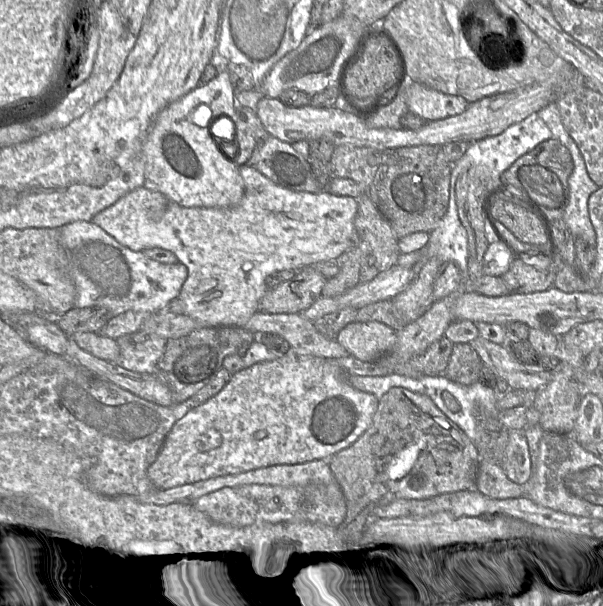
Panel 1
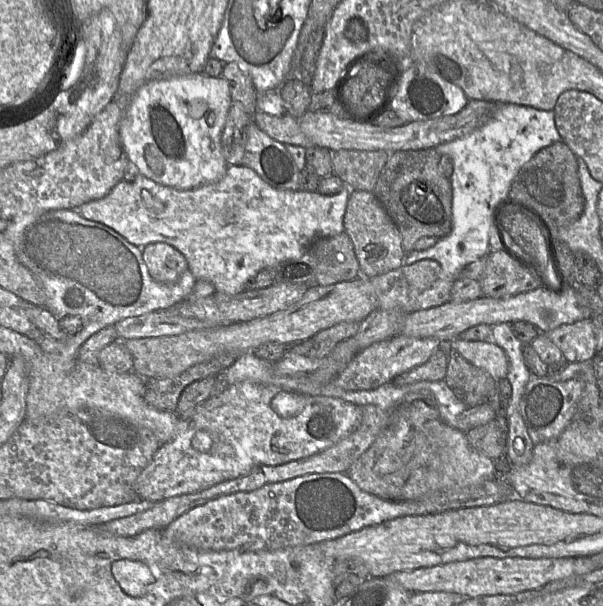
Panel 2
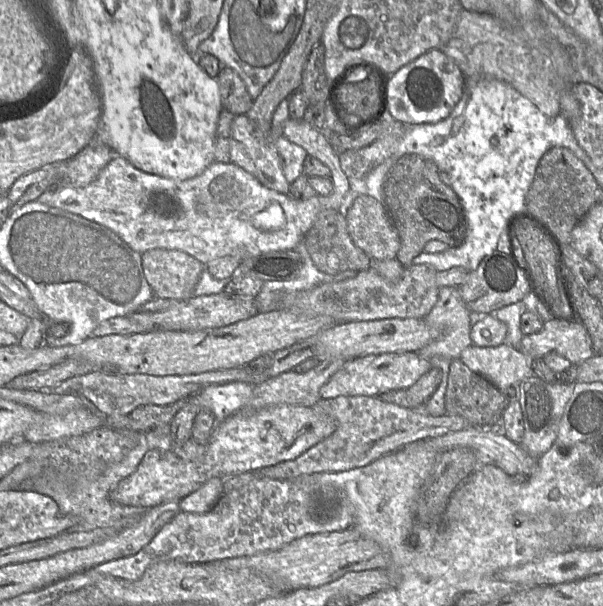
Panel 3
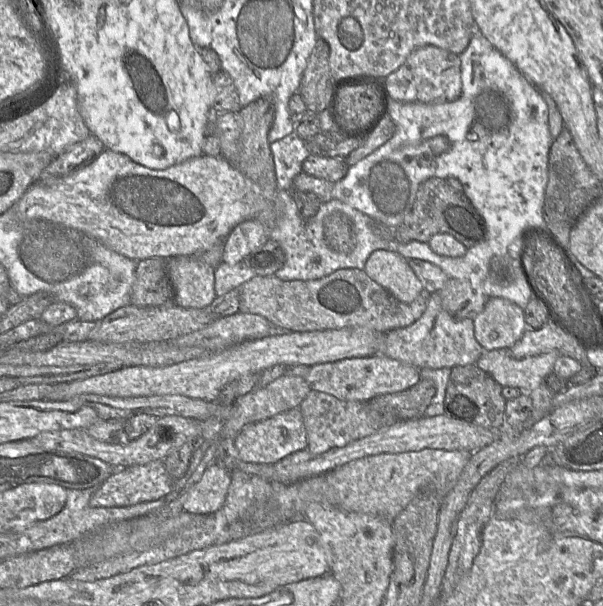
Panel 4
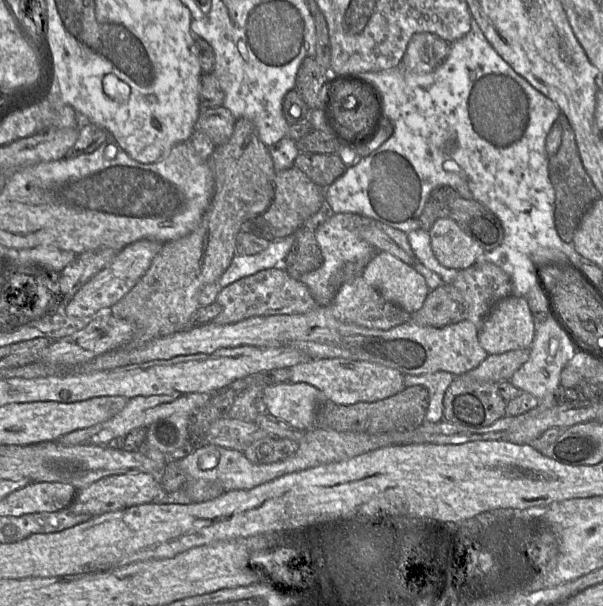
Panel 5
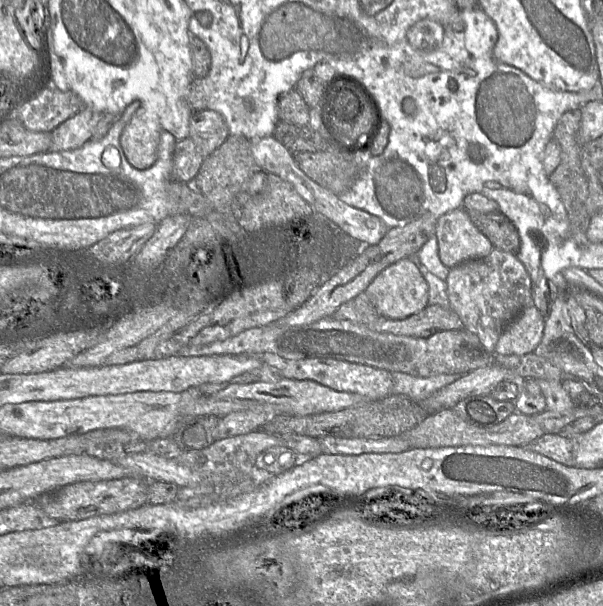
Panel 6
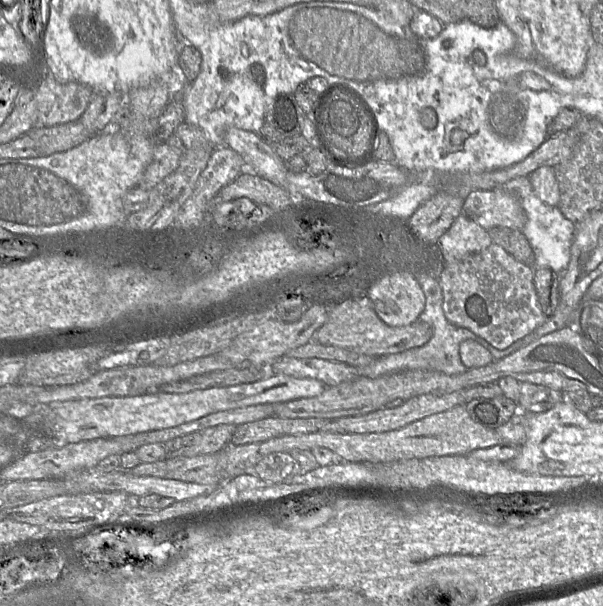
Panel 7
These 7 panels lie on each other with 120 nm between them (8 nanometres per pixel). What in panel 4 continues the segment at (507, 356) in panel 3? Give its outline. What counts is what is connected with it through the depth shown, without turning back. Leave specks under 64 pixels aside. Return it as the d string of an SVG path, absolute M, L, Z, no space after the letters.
M508 349L485 351L477 360L481 370L488 373L501 387L515 387L530 392L543 384L544 378L553 372L560 353L550 351L544 354L516 359Z

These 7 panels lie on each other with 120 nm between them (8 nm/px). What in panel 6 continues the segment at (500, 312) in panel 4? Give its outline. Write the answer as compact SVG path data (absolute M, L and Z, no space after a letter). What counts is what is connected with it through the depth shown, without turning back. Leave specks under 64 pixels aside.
M535 305L525 308L501 333L494 353L524 355L540 344L544 317Z

